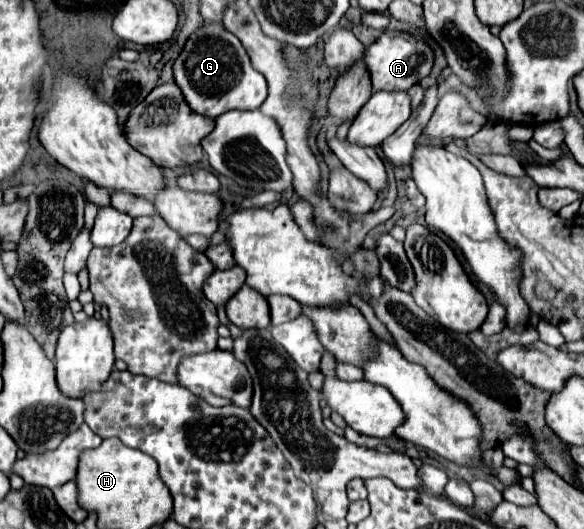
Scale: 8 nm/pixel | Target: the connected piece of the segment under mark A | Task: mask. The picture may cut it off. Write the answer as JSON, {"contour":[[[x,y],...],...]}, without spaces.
{"contour":[[[383,32],[377,42],[365,50],[365,66],[371,76],[373,92],[405,92],[429,74],[433,66],[433,50],[419,32]]]}

